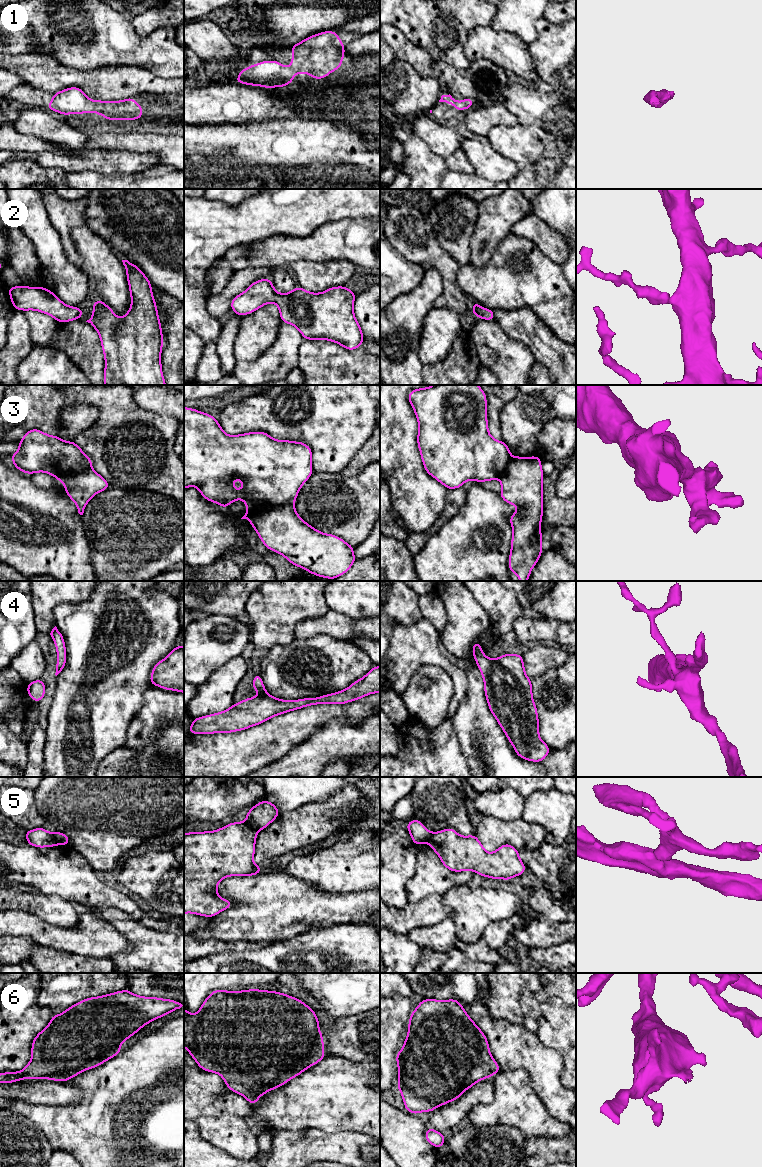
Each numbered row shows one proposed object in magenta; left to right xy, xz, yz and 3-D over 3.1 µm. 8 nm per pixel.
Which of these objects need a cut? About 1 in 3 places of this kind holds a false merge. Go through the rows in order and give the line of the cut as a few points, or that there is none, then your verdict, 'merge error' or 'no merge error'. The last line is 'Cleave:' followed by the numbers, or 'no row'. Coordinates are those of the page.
1: no cut | no merge error
2: no cut | no merge error
3: xz (293, 501), (267, 507), (248, 519) | merge error
4: no cut | no merge error
5: xz (245, 821), (257, 832) | merge error
6: no cut | no merge error
Cleave: 3, 5

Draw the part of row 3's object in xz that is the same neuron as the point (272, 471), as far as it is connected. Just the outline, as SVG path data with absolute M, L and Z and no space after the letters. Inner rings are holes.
M184 407L184 489L195 486L204 499L217 503L226 510L230 503L238 499L244 500L247 513L241 519L249 520L267 508L294 502L312 473L312 450L304 442L275 440L268 433L260 431L230 436L212 415ZM237 478L243 483L241 490L233 487L233 481Z

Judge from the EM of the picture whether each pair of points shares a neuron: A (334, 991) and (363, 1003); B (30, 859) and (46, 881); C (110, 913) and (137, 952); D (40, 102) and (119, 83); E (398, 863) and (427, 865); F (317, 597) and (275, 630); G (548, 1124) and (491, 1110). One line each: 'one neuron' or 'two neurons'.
A: one neuron
B: one neuron
C: one neuron
D: two neurons
E: two neurons
F: one neuron
G: one neuron

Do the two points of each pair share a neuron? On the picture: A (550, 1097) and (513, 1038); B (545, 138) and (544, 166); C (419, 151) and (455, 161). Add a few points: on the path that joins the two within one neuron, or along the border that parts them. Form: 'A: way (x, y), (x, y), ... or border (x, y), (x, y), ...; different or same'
A: way (546, 1082), (545, 1070), (528, 1053); same
B: border (553, 152), (531, 164); different
C: way (428, 160), (432, 164), (446, 164); same

